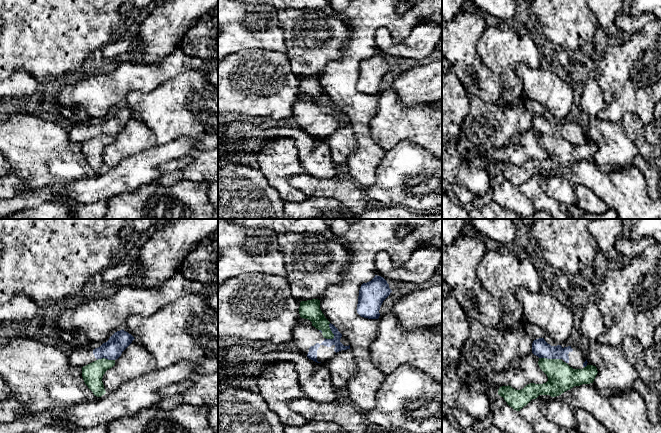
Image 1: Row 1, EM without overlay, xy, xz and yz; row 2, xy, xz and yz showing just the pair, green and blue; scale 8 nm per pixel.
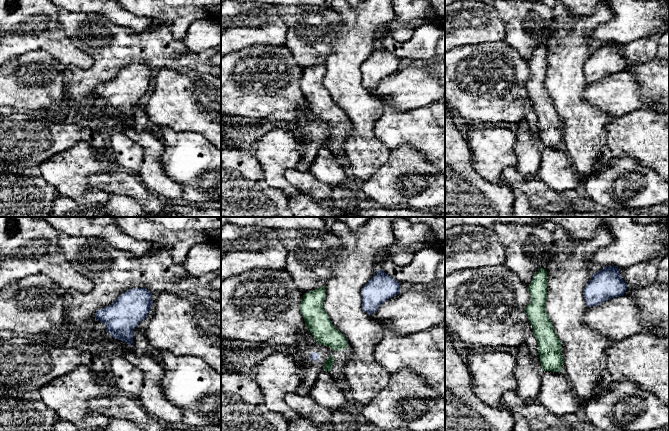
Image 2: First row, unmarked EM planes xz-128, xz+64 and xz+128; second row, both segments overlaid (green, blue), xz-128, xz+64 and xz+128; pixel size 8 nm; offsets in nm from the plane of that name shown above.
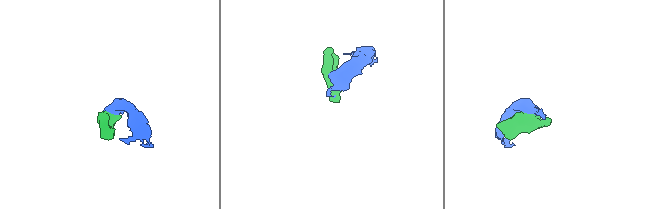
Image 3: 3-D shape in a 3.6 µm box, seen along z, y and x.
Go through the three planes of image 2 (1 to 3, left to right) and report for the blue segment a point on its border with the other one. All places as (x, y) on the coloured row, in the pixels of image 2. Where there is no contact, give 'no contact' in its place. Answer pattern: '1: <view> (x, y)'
1: no contact
2: no contact
3: no contact

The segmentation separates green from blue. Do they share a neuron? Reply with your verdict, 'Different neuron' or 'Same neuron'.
Different neuron

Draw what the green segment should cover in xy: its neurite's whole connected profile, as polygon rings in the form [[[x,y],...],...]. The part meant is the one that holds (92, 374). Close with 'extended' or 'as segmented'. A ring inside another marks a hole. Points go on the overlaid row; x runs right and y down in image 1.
[[[102,358],[82,367],[83,380],[95,396],[101,397],[106,393],[102,378],[105,372],[114,365],[115,360]]] | as segmented

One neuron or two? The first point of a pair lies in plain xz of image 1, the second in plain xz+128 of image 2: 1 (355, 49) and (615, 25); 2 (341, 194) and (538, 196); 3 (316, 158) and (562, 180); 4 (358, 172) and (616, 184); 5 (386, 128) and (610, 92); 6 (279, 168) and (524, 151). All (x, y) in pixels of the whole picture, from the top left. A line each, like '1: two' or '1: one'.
1: two
2: one
3: one
4: two
5: two
6: two

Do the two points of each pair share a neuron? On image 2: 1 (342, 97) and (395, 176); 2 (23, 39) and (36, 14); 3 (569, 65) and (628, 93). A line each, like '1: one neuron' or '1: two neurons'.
1: two neurons
2: one neuron
3: two neurons

